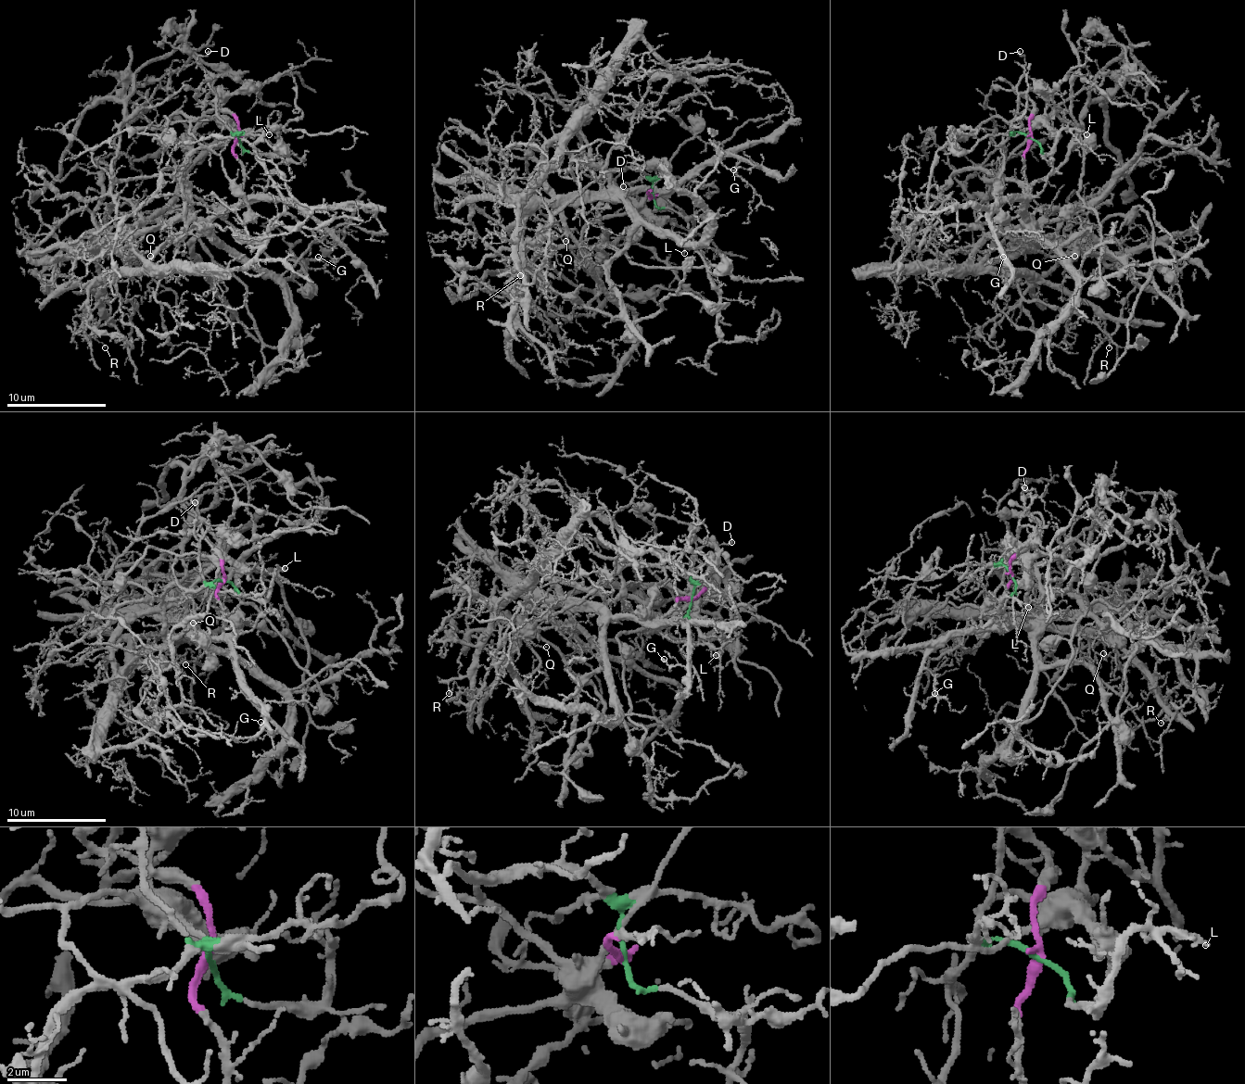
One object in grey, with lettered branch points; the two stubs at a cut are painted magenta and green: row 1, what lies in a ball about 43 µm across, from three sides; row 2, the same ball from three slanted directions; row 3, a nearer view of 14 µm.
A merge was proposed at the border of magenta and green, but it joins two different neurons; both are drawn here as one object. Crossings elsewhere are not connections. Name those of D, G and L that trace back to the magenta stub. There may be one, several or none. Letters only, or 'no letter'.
G

